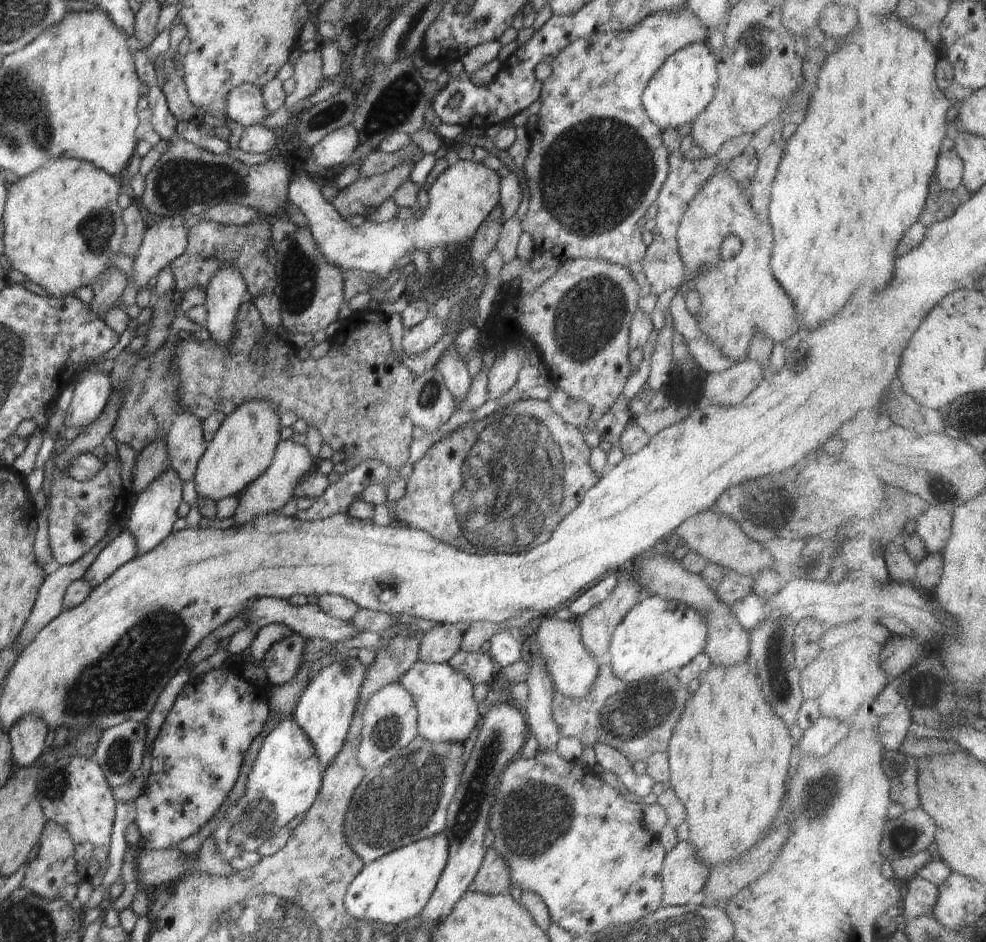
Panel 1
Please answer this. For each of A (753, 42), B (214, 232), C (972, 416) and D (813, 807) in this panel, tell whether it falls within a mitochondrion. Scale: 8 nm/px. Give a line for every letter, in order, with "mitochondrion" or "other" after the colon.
A: mitochondrion
B: other
C: mitochondrion
D: mitochondrion

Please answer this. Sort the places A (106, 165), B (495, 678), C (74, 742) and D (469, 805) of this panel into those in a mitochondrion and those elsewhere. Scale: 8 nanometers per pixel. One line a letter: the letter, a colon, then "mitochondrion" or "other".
A: other
B: other
C: mitochondrion
D: mitochondrion

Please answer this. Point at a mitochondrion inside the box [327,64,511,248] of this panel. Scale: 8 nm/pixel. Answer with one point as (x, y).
(394, 108)

